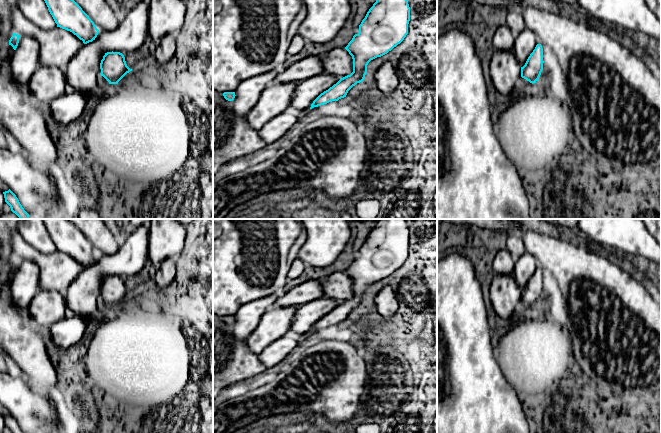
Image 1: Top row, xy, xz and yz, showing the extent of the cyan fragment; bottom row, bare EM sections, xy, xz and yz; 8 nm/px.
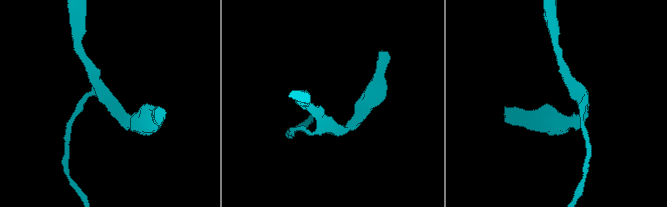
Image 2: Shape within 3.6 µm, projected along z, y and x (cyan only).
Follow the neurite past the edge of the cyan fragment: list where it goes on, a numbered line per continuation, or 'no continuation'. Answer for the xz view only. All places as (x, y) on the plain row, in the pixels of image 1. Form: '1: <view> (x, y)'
no continuation

